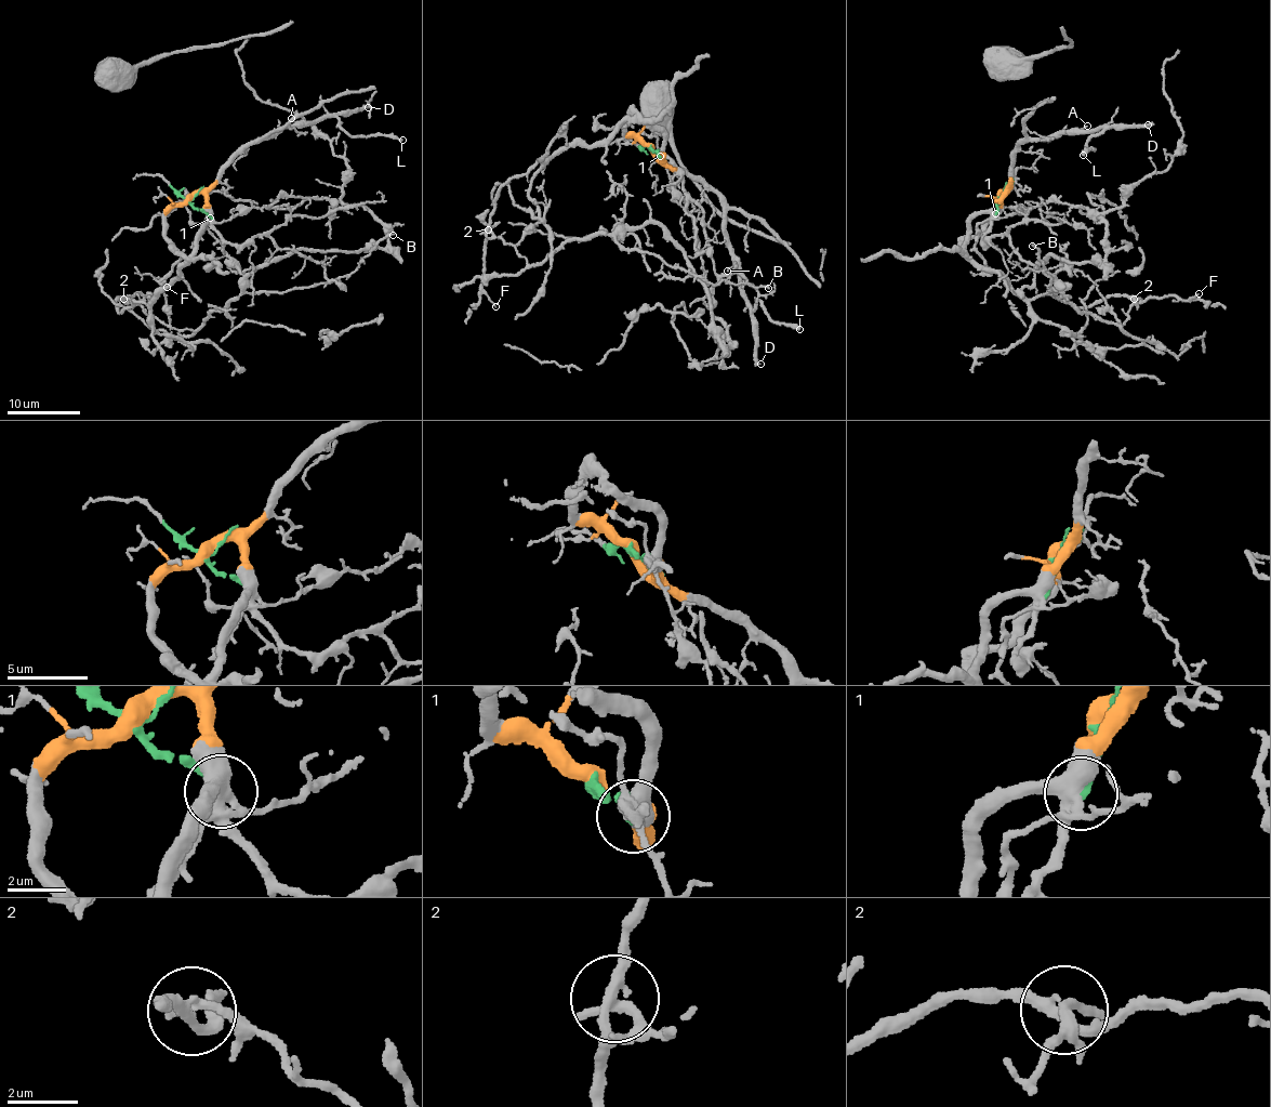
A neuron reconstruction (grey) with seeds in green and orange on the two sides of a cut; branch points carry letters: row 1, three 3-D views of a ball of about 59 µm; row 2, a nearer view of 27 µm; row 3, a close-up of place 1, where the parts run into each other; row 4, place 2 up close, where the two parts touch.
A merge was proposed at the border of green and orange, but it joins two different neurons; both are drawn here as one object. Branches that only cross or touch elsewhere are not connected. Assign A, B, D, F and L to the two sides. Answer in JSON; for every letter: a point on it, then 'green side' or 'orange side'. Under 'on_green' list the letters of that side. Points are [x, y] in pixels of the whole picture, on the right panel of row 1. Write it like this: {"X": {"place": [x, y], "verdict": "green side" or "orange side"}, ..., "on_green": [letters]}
{"A": {"place": [1087, 126], "verdict": "orange side"}, "B": {"place": [1032, 246], "verdict": "green side"}, "D": {"place": [1148, 124], "verdict": "orange side"}, "F": {"place": [1199, 293], "verdict": "orange side"}, "L": {"place": [1083, 155], "verdict": "orange side"}, "on_green": ["B"]}

